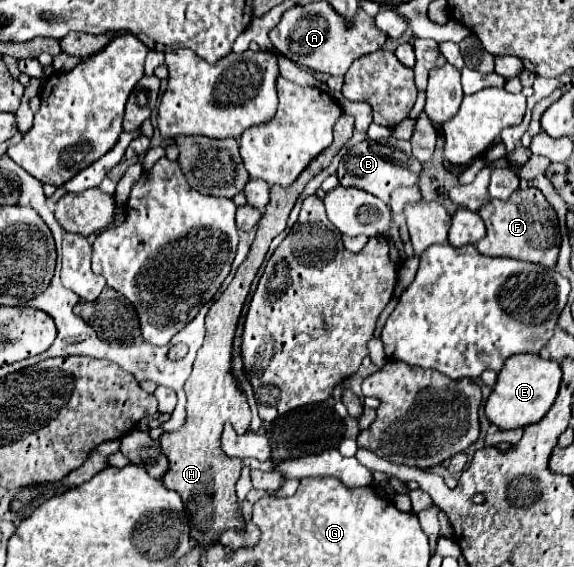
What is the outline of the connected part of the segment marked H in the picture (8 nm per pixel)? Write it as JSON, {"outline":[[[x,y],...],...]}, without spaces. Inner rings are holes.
{"outline":[[[343,114],[341,120],[337,120],[337,124],[333,128],[333,136],[335,136],[333,144],[325,152],[321,152],[321,156],[317,156],[317,160],[313,160],[313,164],[309,164],[309,168],[305,168],[305,172],[301,172],[301,176],[291,186],[287,186],[287,188],[273,186],[271,188],[271,194],[269,194],[271,198],[269,198],[269,204],[265,206],[265,216],[259,222],[257,236],[253,240],[249,256],[237,268],[235,278],[229,284],[229,288],[219,296],[217,302],[213,302],[213,306],[207,312],[207,318],[205,318],[207,336],[205,336],[203,346],[197,352],[193,372],[185,382],[185,394],[187,394],[185,424],[175,432],[161,434],[161,438],[159,438],[161,450],[165,452],[165,456],[169,458],[169,464],[171,464],[169,472],[165,474],[163,484],[181,496],[185,510],[187,510],[191,536],[199,544],[215,542],[223,530],[229,530],[229,528],[243,530],[245,528],[245,522],[243,522],[239,506],[237,506],[237,496],[235,496],[235,482],[241,474],[241,460],[229,458],[221,450],[221,432],[223,432],[225,422],[231,422],[231,426],[239,434],[247,432],[249,424],[251,424],[251,410],[247,404],[247,396],[241,390],[241,386],[231,370],[233,368],[233,338],[235,338],[235,330],[239,324],[243,304],[245,304],[249,288],[251,288],[251,284],[253,284],[253,280],[263,264],[263,258],[267,254],[271,240],[285,230],[287,216],[289,216],[291,208],[295,206],[299,194],[303,192],[303,188],[307,186],[307,182],[315,174],[319,174],[323,168],[329,166],[333,156],[351,138],[351,132],[353,132],[353,116]]]}

